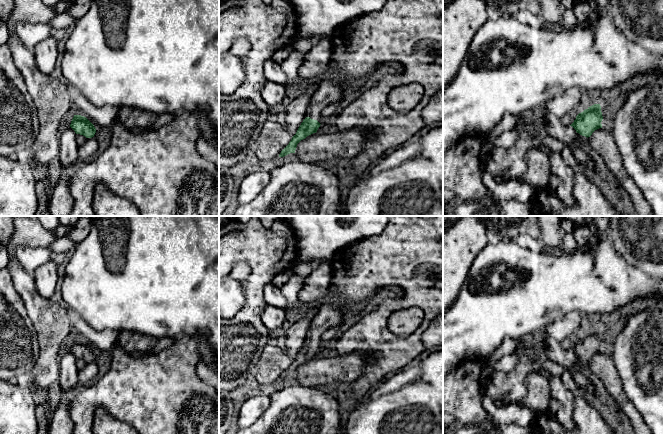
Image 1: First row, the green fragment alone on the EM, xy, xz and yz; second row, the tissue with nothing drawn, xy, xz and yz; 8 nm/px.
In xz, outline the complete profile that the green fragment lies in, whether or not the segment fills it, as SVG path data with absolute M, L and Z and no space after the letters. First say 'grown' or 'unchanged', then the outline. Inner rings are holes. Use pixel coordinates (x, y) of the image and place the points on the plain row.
grown | M327 299L322 302L318 312L312 317L306 335L307 341L301 347L289 368L281 375L279 381L295 377L297 368L301 364L317 356L321 349L317 345L320 341L321 335L328 329L340 326L344 320L344 311L346 308L347 306L340 302L331 302Z

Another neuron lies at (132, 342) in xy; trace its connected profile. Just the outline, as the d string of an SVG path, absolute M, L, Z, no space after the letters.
M131 331L118 334L116 343L127 353L133 354L156 354L167 349L175 338L156 338Z

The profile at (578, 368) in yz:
M546 330L542 331L542 348L550 359L560 365L573 376L577 387L592 400L595 397L596 387L593 383L595 375L590 371L587 361L580 359L572 350L563 349L561 343L551 337Z

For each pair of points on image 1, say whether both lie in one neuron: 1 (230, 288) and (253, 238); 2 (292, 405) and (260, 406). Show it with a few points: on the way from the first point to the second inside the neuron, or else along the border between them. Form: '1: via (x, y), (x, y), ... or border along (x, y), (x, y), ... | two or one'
1: border along (241, 282), (245, 296), (244, 305) | two
2: border along (270, 396), (269, 406), (253, 423) | two

